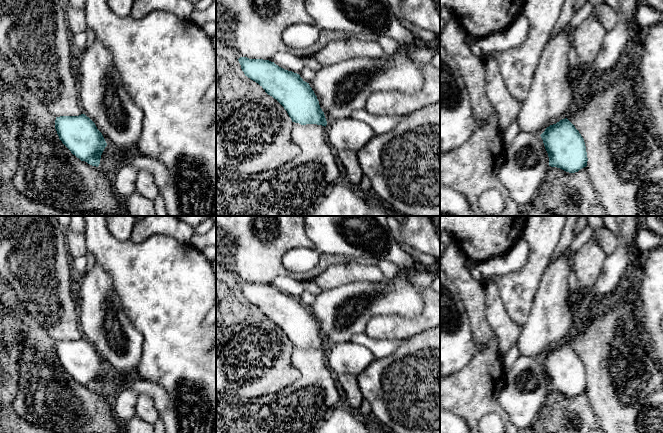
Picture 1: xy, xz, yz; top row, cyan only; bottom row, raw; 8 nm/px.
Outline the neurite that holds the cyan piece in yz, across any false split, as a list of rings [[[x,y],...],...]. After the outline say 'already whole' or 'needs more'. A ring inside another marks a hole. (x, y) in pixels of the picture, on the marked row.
[[[567,118],[550,125],[540,136],[548,153],[549,166],[569,173],[587,166],[584,139]]]; already whole

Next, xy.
[[[85,114],[56,117],[55,129],[73,155],[92,166],[99,166],[107,143],[89,117]]]; already whole

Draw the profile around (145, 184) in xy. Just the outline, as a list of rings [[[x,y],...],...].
[[[145,170],[138,171],[136,189],[139,194],[152,201],[160,194],[160,188],[155,184],[152,174]]]

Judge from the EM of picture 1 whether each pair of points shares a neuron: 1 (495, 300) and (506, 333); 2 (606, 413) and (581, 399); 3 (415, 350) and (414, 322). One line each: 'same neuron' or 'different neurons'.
1: same neuron
2: different neurons
3: different neurons

